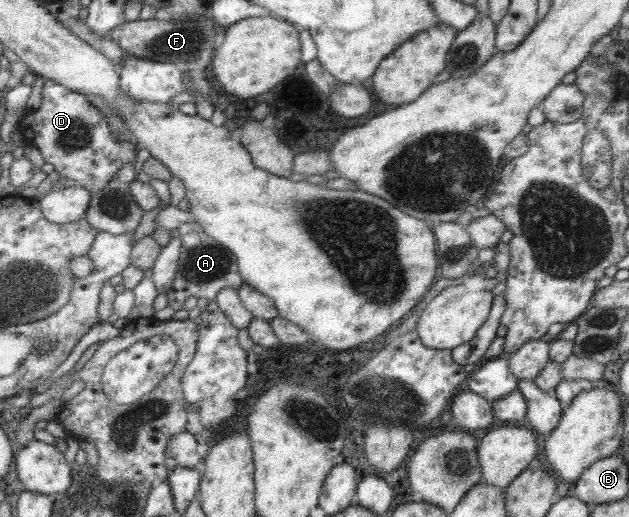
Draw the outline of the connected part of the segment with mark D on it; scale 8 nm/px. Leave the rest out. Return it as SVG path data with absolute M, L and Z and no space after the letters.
M44 79L44 86L42 87L41 91L41 105L38 109L35 108L27 108L25 113L23 113L22 120L19 122L19 127L17 128L23 135L24 143L26 145L31 145L36 147L42 154L43 159L45 160L46 163L49 163L53 166L55 166L55 170L61 174L61 177L66 177L69 179L73 179L76 183L76 185L84 187L85 189L89 189L89 191L92 192L97 192L100 189L103 189L106 183L108 182L108 179L112 176L117 175L119 170L123 168L125 165L130 165L133 164L137 161L137 151L136 147L138 146L136 144L132 144L131 142L131 137L129 132L129 135L126 136L126 141L120 143L118 141L118 134L113 134L112 128L107 122L107 118L105 115L101 114L99 110L93 106L91 102L87 100L87 97L83 94L80 93L73 93L70 89L67 89L66 87L63 87L62 85L59 85L56 81L53 80L47 80Z

